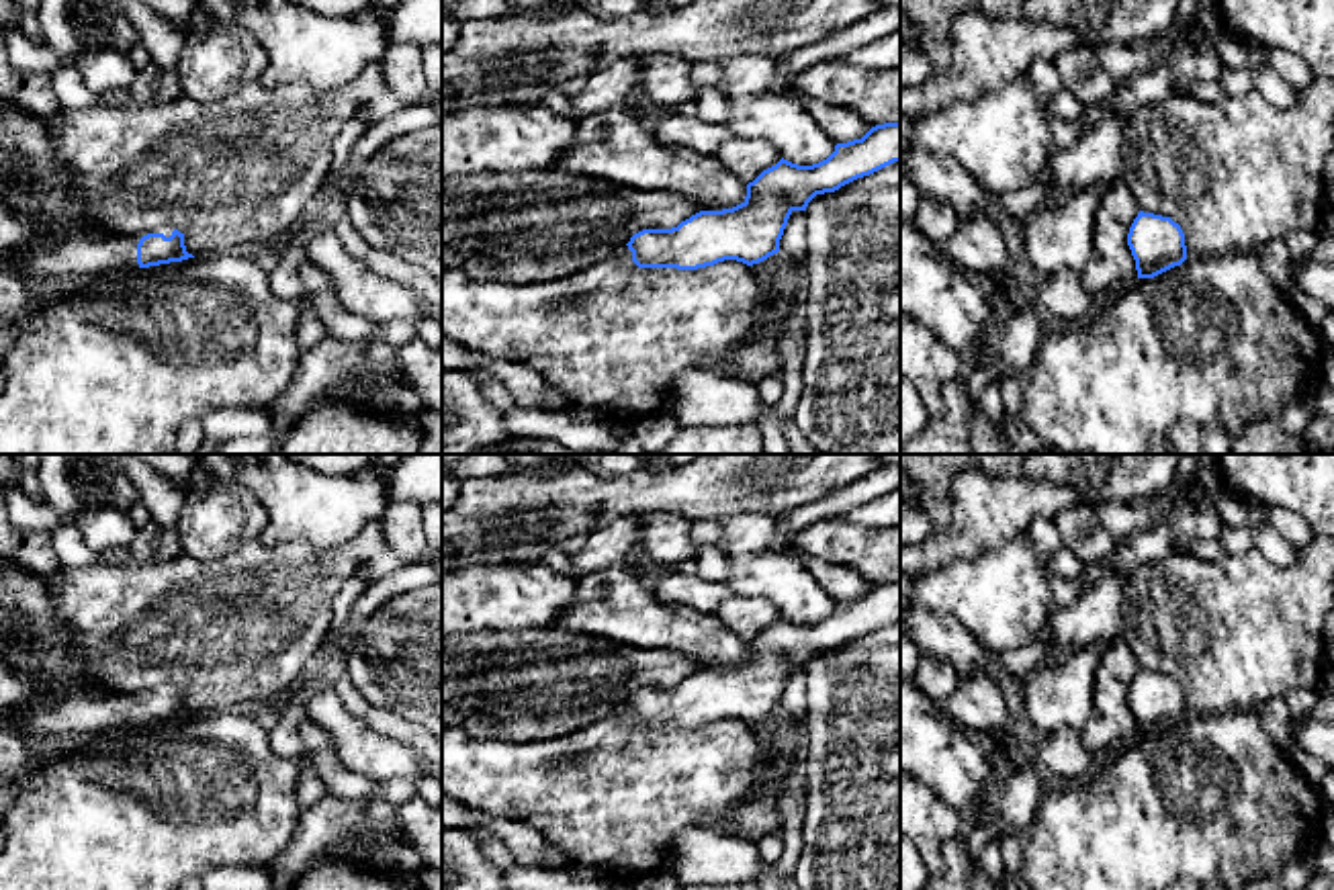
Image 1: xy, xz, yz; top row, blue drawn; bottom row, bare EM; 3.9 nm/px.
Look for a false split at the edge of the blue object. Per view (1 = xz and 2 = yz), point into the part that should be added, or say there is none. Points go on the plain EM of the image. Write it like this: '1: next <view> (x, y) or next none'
1: next none
2: next none

